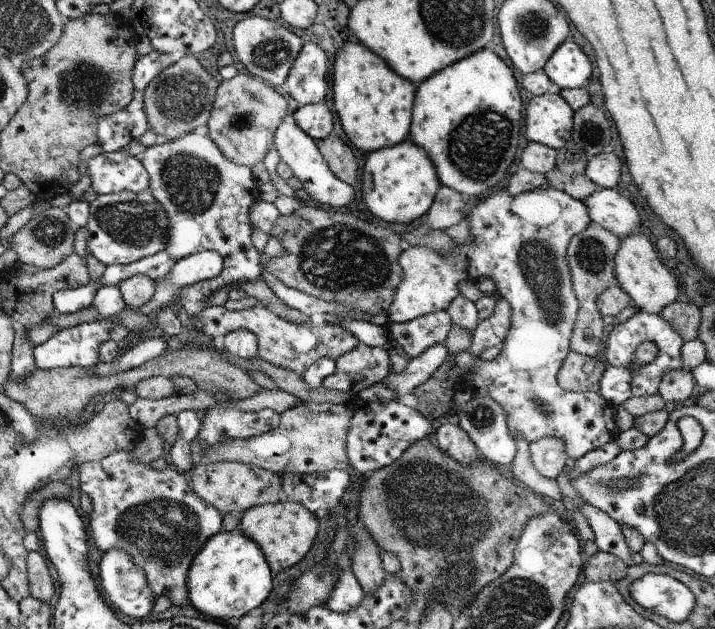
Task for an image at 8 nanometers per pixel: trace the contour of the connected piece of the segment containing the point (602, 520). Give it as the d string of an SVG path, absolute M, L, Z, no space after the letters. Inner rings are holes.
M582 504L578 510L584 518L588 518L595 534L594 540L597 548L602 552L613 554L616 558L631 565L630 556L632 554L630 554L631 550L627 545L621 525L612 516L608 516L608 513L602 512L591 504Z

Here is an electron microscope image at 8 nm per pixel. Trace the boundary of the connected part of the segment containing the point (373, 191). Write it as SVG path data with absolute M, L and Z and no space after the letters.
M412 141L369 153L362 172L362 198L368 210L386 222L411 222L432 206L441 182L426 150Z

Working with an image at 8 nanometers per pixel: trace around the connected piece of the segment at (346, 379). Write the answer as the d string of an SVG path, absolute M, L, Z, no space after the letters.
M360 343L335 360L335 370L322 380L322 386L356 396L361 390L384 380L389 373L386 347L370 347Z

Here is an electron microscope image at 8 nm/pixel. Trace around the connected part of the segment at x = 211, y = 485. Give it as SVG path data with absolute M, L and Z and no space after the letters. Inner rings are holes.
M236 461L197 464L190 472L192 490L206 504L216 507L223 515L233 512L242 514L250 507L266 503L278 503L282 496L281 478L276 472Z

